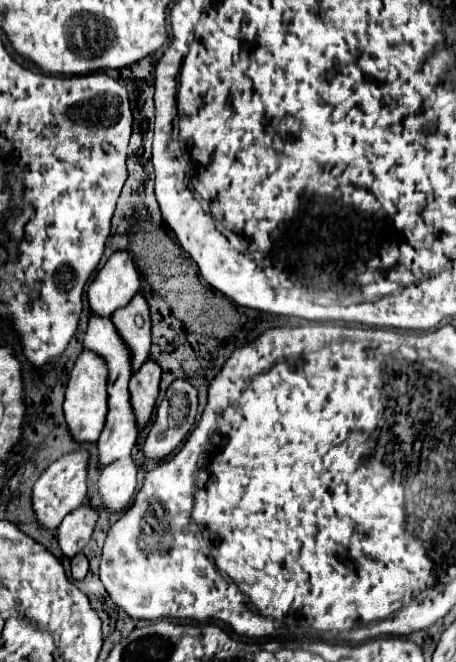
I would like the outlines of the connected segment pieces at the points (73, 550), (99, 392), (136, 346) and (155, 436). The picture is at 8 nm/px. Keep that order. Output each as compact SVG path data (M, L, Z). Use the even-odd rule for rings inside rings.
M83 504L77 512L65 516L65 520L57 530L59 548L65 558L73 558L83 550L83 546L91 540L95 522L97 522L97 510L93 510L87 504Z
M83 350L83 354L77 358L69 376L63 410L71 438L79 444L95 444L107 416L107 368L101 356L93 356L93 352Z
M137 294L125 308L117 310L111 320L131 352L131 370L137 372L147 362L151 348L151 318L147 300Z
M175 380L167 390L165 400L157 408L157 416L151 424L151 430L143 446L145 458L153 462L161 462L169 454L173 454L179 448L179 444L187 438L187 434L193 430L195 416L197 416L197 390L187 380Z

